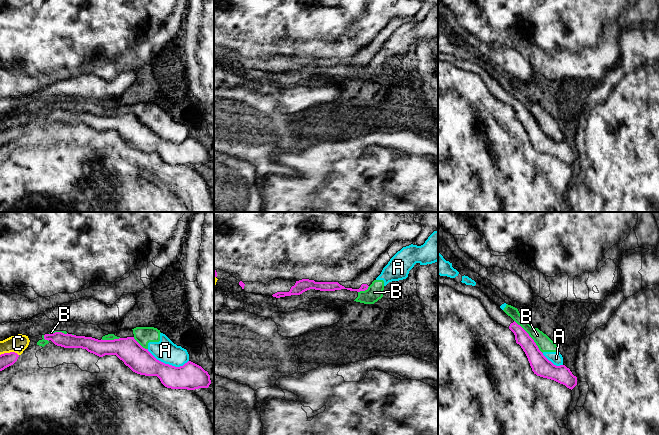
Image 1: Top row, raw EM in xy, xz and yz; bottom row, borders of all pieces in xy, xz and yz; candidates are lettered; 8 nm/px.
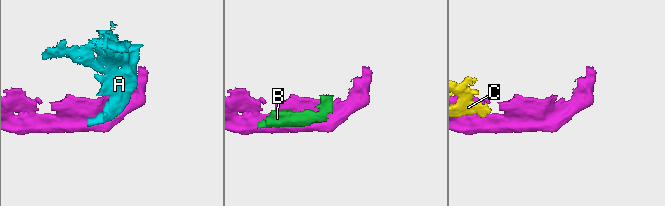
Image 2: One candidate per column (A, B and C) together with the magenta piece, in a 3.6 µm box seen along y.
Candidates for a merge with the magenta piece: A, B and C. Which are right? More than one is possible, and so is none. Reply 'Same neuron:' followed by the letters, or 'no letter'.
Same neuron: no letter

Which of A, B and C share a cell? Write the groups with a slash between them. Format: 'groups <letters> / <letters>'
groups A B C

